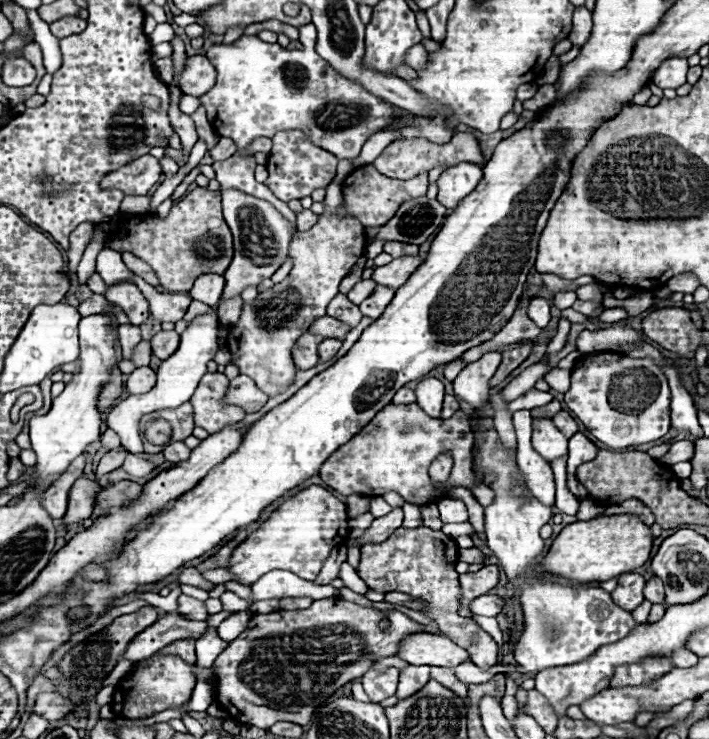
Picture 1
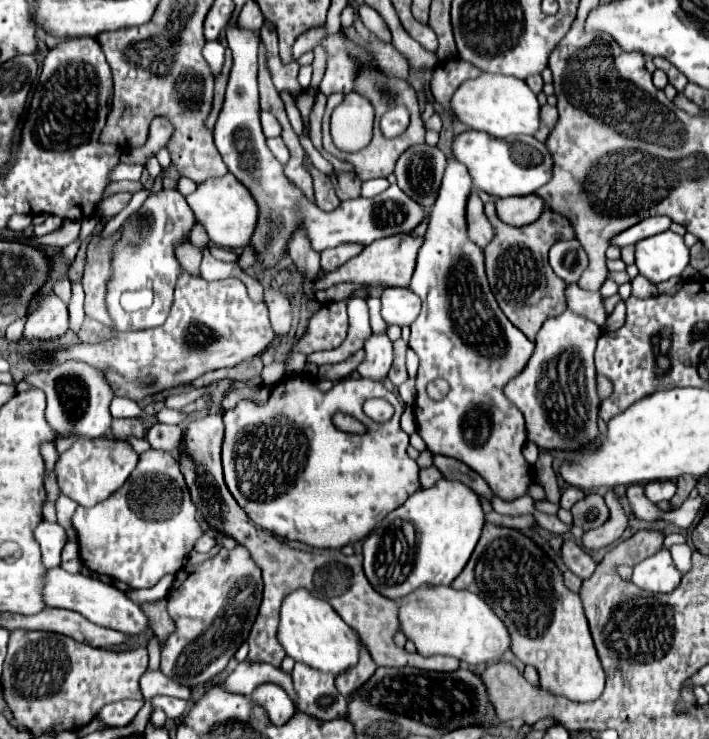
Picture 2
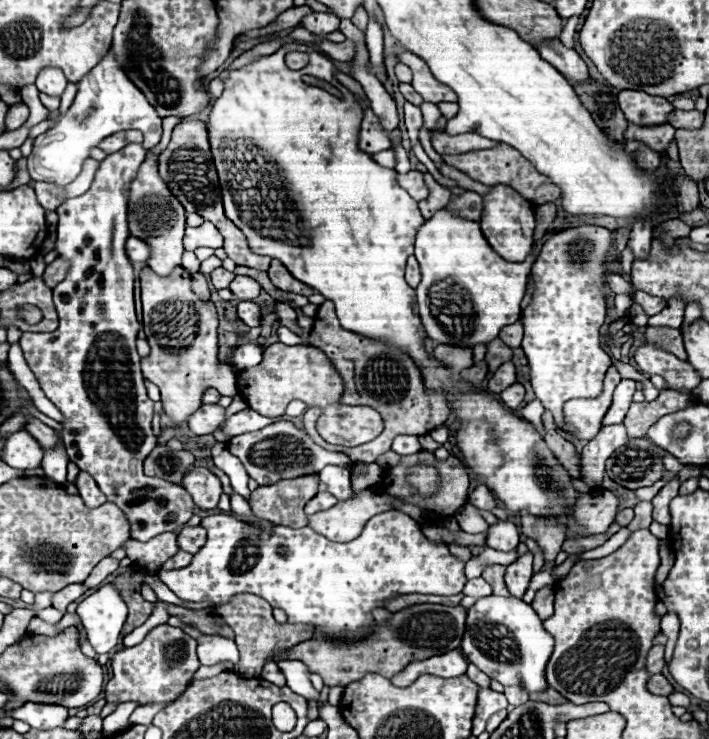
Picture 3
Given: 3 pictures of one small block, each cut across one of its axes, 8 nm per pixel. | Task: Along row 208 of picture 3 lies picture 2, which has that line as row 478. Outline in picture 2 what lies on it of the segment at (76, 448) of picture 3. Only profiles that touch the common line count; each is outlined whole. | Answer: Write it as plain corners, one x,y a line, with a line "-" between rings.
94,438
94,440
76,440
74,446
58,458
54,472
62,494
66,494
80,506
94,506
106,500
106,496
110,496
112,492
116,492
126,482
136,464
138,454
132,450
128,442
116,438

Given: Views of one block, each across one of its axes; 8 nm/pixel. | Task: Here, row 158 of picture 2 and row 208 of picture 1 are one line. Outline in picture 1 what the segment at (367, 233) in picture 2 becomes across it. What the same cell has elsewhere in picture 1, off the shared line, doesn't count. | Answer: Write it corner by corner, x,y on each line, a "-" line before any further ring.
238,190
222,192
222,210
224,220
234,234
234,260
230,264
230,270
224,274
224,302
228,298
240,296
248,286
258,286
262,280
270,278
288,260
288,248
296,230
270,202
250,198
250,194
242,194

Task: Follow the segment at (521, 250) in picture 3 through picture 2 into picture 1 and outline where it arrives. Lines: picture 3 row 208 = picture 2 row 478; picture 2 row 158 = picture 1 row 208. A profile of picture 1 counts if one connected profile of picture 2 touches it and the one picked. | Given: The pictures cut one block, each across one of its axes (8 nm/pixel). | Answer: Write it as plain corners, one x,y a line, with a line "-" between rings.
462,162
458,166
448,168
438,178
438,202
454,210
458,202
478,186
480,178
482,178
482,168
470,162

